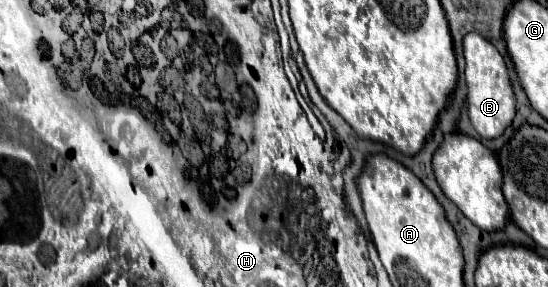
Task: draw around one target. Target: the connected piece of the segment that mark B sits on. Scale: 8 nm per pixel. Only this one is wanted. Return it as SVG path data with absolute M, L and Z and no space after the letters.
M469 32L463 38L465 54L465 80L467 80L467 114L473 128L481 138L497 138L515 116L515 96L509 82L507 66L499 50L477 32Z

